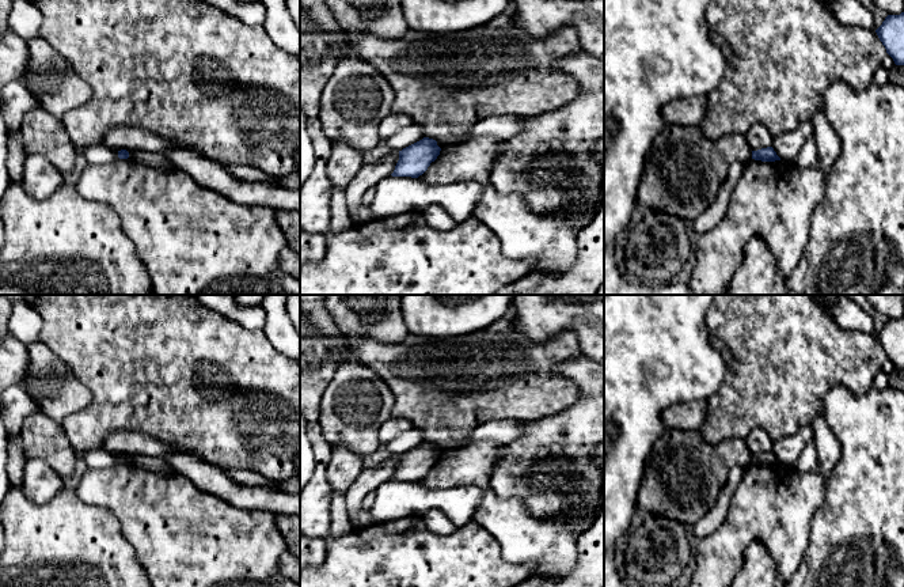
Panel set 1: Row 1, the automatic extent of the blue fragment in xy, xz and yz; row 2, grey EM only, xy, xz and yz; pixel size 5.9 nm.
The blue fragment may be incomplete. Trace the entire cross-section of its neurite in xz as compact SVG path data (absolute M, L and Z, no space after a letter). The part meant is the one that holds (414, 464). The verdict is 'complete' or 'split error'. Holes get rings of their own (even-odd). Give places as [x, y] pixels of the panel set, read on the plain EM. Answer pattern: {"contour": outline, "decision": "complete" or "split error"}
{"contour": "M423 442L399 455L399 465L391 480L418 482L428 474L430 467L437 463L440 455L441 452L436 444Z", "decision": "complete"}

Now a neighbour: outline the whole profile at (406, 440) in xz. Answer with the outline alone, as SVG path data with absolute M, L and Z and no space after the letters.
M418 428L399 433L394 440L387 443L390 457L402 455L403 452L422 444L425 442L423 432Z

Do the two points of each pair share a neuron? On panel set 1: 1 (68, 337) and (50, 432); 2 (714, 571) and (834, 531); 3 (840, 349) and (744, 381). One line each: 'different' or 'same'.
1: different
2: different
3: same

